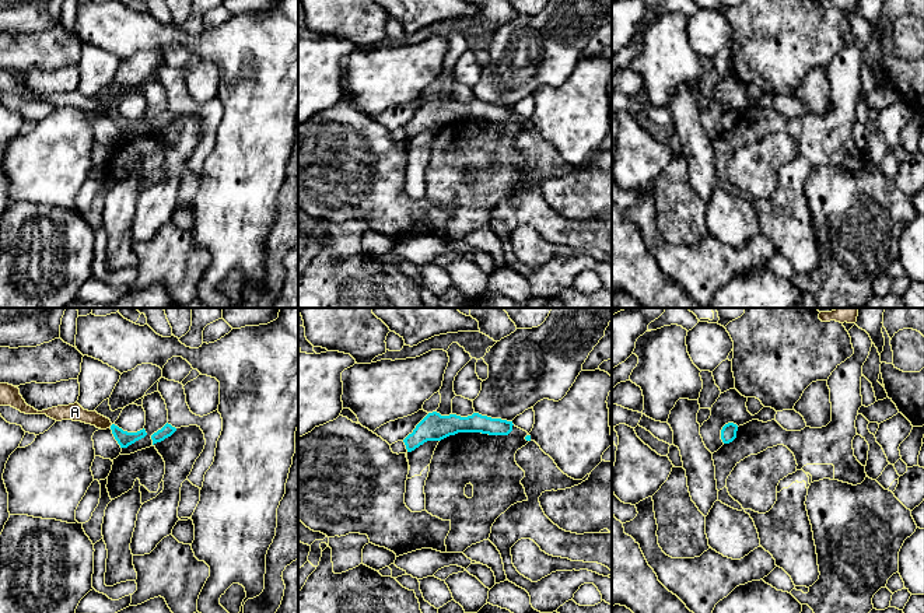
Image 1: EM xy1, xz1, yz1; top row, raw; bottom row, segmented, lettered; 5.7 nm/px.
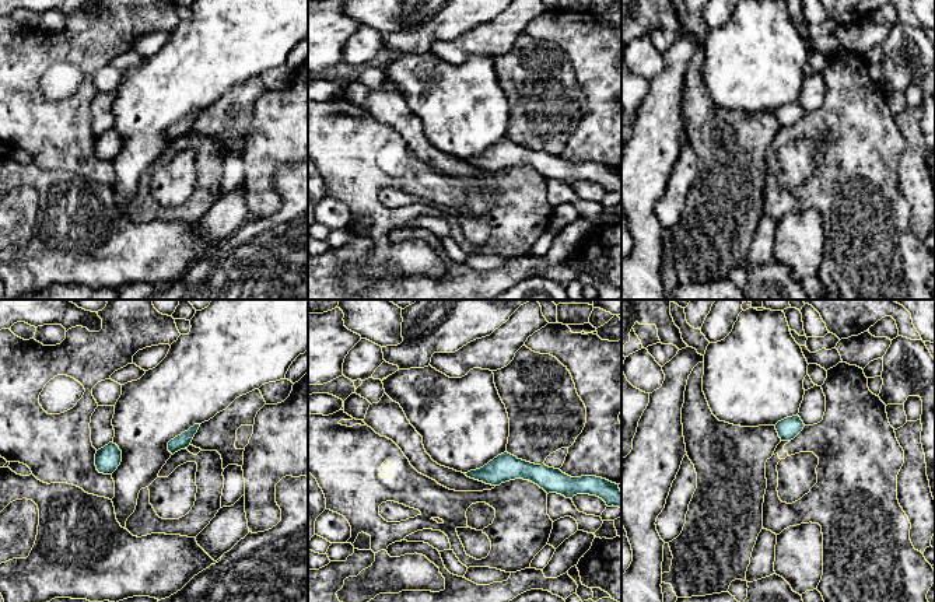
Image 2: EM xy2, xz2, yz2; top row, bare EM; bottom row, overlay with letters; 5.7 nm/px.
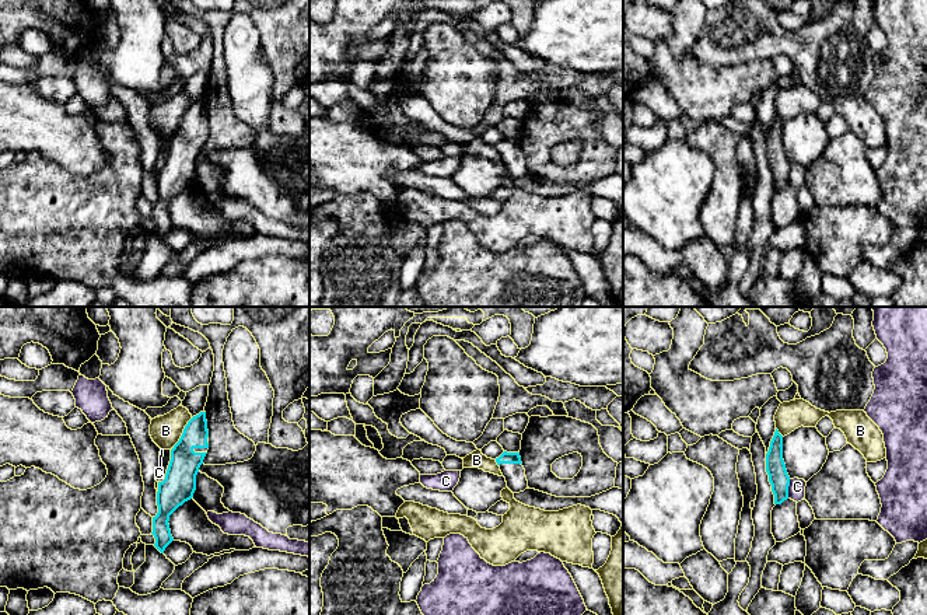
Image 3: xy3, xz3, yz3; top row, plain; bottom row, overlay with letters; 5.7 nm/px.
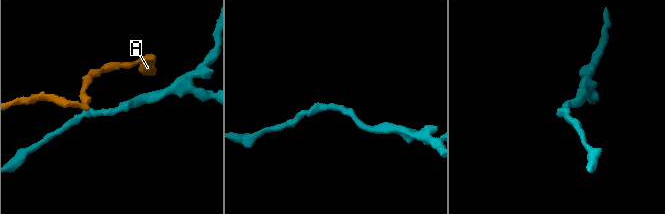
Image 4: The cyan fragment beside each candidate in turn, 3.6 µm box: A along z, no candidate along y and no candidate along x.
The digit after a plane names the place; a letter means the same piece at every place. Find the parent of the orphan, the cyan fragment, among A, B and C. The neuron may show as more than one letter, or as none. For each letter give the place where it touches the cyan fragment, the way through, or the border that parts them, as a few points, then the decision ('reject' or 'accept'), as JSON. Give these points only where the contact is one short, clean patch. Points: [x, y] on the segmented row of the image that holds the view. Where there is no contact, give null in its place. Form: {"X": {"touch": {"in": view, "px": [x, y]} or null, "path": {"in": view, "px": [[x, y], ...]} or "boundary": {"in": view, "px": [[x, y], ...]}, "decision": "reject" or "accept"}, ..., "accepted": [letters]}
{"A": {"touch": {"in": "xy1", "px": [111, 426]}, "boundary": {"in": "xy1", "px": [[112, 424], [109, 427]]}, "decision": "reject"}, "B": {"touch": {"in": "xy3", "px": [184, 432]}, "boundary": {"in": "xy3", "px": [[192, 418], [172, 446]]}, "decision": "reject"}, "C": {"touch": {"in": "yz3", "px": [787, 489]}, "boundary": {"in": "yz3", "px": [[790, 479], [787, 498]]}, "decision": "reject"}, "accepted": []}

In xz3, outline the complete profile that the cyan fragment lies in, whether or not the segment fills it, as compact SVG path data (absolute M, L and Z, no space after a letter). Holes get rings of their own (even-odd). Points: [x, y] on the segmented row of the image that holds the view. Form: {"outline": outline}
{"outline": "M504 451L499 458L496 458L496 462L500 467L503 476L506 478L507 488L513 493L520 493L528 489L528 481L520 452Z"}

